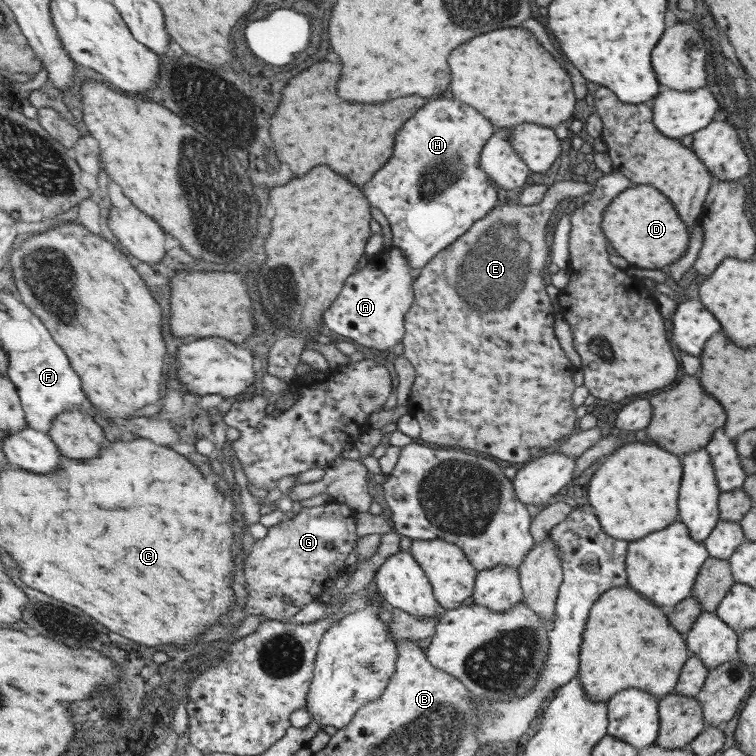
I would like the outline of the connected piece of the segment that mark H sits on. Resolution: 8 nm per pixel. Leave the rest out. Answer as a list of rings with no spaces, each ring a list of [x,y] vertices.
[[[450,98],[432,100],[402,128],[396,154],[366,186],[370,202],[389,219],[394,246],[403,248],[416,272],[498,206],[498,188],[480,164],[485,146],[496,134],[496,125],[476,108]]]

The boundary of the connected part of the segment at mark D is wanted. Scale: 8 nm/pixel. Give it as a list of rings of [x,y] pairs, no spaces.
[[[633,184],[630,188],[621,192],[618,200],[614,200],[614,204],[610,203],[609,210],[605,214],[605,231],[609,236],[610,246],[614,248],[616,254],[625,258],[630,266],[666,269],[670,262],[678,260],[686,252],[686,248],[690,244],[690,236],[688,236],[686,226],[682,224],[682,220],[678,218],[676,210],[674,210],[674,206],[670,202],[668,197],[649,184]]]

